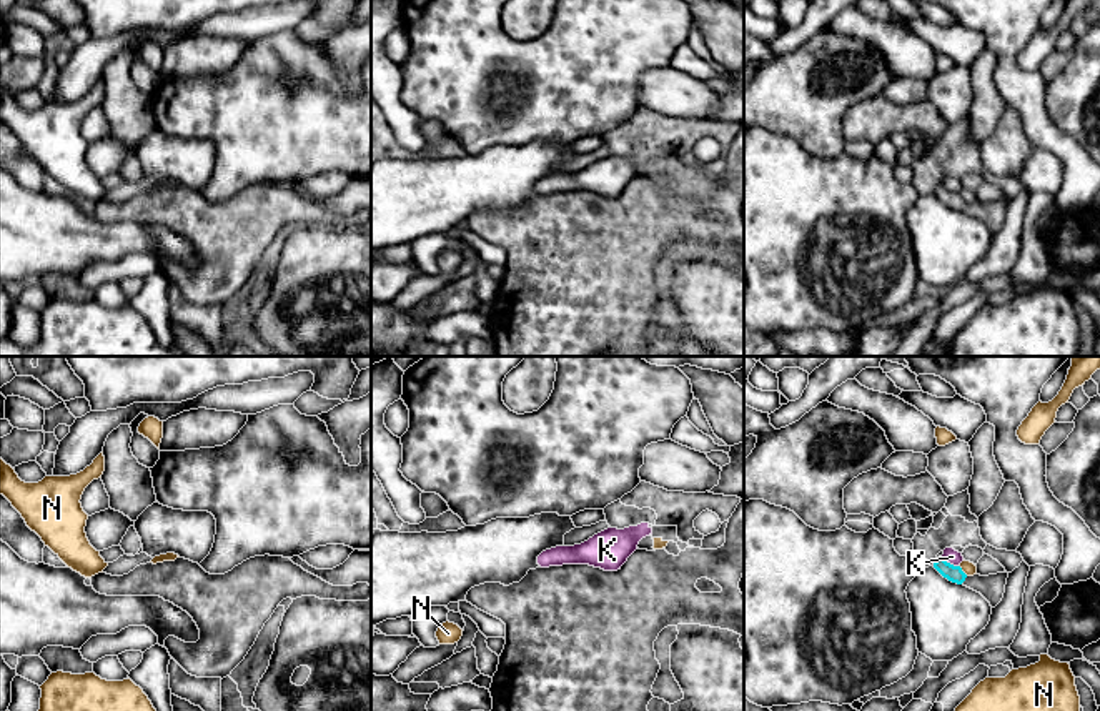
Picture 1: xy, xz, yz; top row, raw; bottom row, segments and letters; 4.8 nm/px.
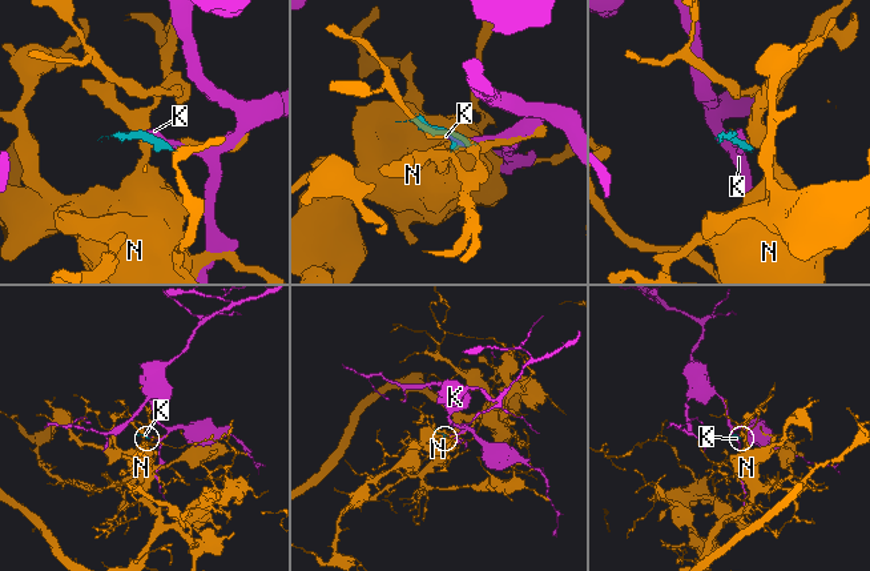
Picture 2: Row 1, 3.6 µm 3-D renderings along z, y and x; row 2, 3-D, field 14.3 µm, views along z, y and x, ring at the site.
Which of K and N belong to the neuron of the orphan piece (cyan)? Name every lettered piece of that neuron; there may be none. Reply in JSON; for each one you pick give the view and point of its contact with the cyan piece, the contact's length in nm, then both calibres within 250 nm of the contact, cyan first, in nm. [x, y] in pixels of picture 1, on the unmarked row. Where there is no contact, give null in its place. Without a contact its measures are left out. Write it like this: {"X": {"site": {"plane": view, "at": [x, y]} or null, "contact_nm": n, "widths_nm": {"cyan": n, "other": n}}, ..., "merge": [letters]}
{"merge": []}

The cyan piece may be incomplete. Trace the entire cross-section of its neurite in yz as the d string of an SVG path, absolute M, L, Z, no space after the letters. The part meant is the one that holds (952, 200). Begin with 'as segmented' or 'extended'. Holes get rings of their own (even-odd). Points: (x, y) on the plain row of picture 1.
extended; M942 183L935 185L934 195L949 208L980 220L992 235L995 235L1003 225L1008 200L967 203L960 193L947 190Z

